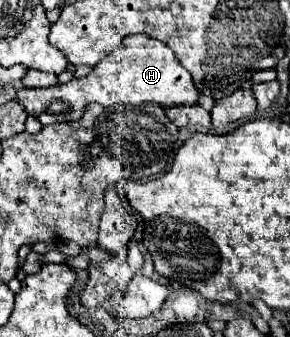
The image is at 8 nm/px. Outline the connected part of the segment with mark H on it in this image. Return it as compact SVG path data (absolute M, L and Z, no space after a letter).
M147 35L125 37L107 57L103 57L89 75L73 79L69 83L59 83L45 89L21 89L17 101L27 109L29 115L37 117L41 125L75 121L83 117L89 103L109 105L141 105L157 103L161 107L193 105L197 103L199 91L191 81L187 69L181 67L175 53L161 41Z

